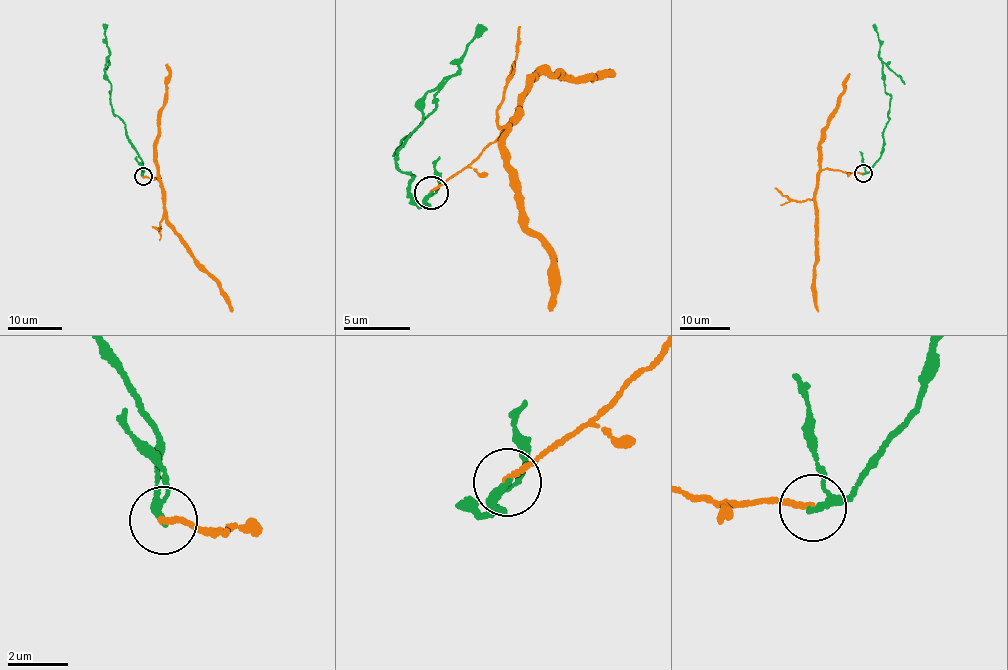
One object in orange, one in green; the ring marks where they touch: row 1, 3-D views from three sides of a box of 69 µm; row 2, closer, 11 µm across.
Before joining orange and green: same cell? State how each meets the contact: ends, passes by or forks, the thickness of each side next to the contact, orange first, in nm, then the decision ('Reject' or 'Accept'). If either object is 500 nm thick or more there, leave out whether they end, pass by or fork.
At the ring orange ends. At the ring green passes by. Thickness 190 nm (orange) against 190 nm. Reject

